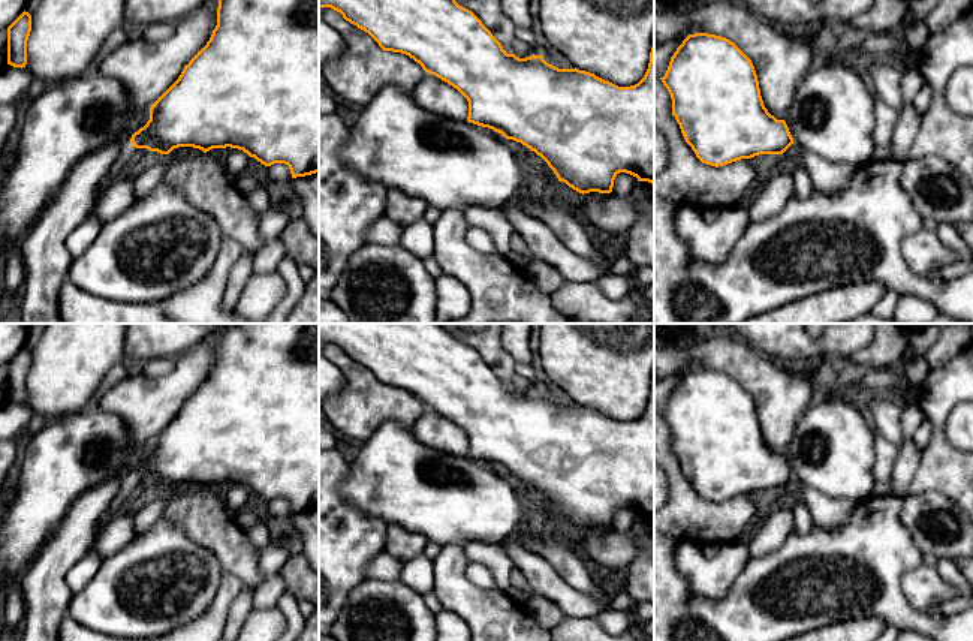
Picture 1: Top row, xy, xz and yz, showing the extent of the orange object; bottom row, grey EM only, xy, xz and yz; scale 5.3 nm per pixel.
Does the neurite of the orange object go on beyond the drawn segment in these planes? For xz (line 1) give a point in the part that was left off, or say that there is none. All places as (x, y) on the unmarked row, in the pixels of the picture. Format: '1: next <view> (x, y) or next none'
1: next none

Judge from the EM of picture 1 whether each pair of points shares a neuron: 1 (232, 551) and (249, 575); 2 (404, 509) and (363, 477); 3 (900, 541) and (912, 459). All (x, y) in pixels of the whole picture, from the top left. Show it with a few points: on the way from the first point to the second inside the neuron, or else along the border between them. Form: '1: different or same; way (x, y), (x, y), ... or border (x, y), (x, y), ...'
1: same; way (238, 557), (247, 569)
2: same; way (394, 499), (373, 478)
3: different; border (895, 493), (903, 497)

